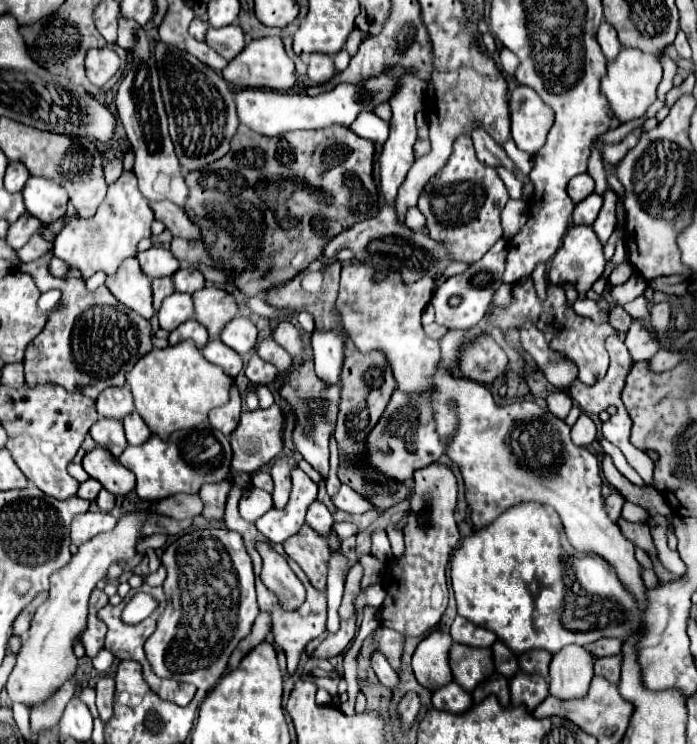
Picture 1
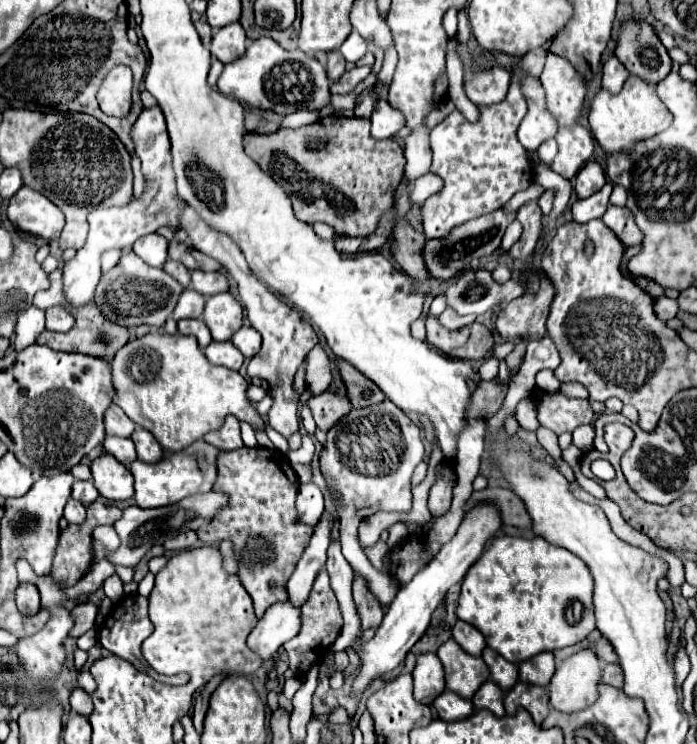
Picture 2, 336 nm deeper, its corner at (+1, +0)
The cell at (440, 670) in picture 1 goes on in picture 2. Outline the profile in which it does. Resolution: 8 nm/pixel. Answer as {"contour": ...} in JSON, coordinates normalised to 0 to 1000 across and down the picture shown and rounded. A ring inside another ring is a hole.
{"contour":[[[610,878],[598,883],[598,897],[593,902],[593,937],[598,945],[618,948],[627,934],[638,929],[638,910],[633,888],[624,878]]]}

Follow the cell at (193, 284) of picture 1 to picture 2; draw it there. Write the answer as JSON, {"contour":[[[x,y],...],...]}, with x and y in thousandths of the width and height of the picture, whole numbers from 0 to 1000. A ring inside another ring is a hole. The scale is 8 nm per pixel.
{"contour":[[[286,362],[274,364],[274,380],[277,380],[277,388],[291,394],[294,399],[320,394],[329,386],[329,378],[326,378],[323,367],[317,367],[317,364],[306,364],[306,367],[286,364]]]}

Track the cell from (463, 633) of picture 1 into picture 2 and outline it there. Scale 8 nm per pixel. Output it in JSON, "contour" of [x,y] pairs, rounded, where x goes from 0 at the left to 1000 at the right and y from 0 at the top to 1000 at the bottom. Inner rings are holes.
{"contour":[[[656,835],[647,851],[650,851],[650,859],[659,864],[659,870],[679,883],[687,883],[690,875],[696,872],[696,856],[690,853],[690,848],[684,848],[679,840],[667,835]]]}

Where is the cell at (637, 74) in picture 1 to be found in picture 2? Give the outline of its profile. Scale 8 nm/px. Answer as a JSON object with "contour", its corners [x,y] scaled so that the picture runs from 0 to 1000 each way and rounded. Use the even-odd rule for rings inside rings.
{"contour":[[[902,103],[897,117],[891,120],[891,125],[885,125],[885,128],[877,128],[874,122],[862,120],[854,128],[854,133],[848,138],[848,149],[845,149],[848,179],[857,187],[857,192],[862,195],[862,200],[868,203],[868,208],[908,203],[908,198],[917,190],[925,190],[937,181],[954,176],[960,171],[963,160],[966,160],[966,155],[945,133],[940,117],[917,103]]]}

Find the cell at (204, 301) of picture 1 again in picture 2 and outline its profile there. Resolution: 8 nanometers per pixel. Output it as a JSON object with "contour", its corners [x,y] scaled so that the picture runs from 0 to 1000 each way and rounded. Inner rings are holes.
{"contour":[[[311,394],[297,402],[291,431],[297,434],[308,458],[329,458],[349,437],[349,413],[331,394]]]}

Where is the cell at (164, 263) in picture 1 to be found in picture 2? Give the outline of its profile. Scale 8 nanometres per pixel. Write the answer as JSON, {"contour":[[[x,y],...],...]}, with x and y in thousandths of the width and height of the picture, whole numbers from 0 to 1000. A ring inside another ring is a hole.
{"contour":[[[228,313],[208,316],[208,319],[197,321],[197,327],[191,329],[191,337],[194,337],[211,356],[234,359],[234,353],[240,351],[240,321],[231,319]]]}

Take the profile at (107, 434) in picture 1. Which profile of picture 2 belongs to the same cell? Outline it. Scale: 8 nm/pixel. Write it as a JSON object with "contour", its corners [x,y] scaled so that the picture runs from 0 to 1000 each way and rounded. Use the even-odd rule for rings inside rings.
{"contour":[[[154,585],[151,593],[148,593],[148,598],[151,598],[151,606],[154,606],[154,609],[159,609],[171,622],[176,622],[176,625],[182,625],[182,628],[185,628],[185,622],[191,622],[191,620],[197,617],[194,598],[191,598],[188,590]]]}

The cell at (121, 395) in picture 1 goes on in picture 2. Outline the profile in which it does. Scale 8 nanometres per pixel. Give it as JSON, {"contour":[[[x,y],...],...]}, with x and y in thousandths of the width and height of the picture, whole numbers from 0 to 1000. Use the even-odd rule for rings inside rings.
{"contour":[[[165,542],[151,552],[151,577],[154,577],[154,585],[188,587],[188,582],[194,579],[194,574],[197,571]]]}

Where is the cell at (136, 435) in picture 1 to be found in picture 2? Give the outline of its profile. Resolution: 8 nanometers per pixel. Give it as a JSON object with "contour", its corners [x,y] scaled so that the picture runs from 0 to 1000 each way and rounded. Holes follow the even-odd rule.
{"contour":[[[197,574],[197,579],[191,582],[188,590],[191,590],[194,601],[197,601],[197,614],[202,620],[208,620],[208,622],[225,622],[225,617],[231,617],[234,601],[225,595],[225,590],[214,579]]]}

